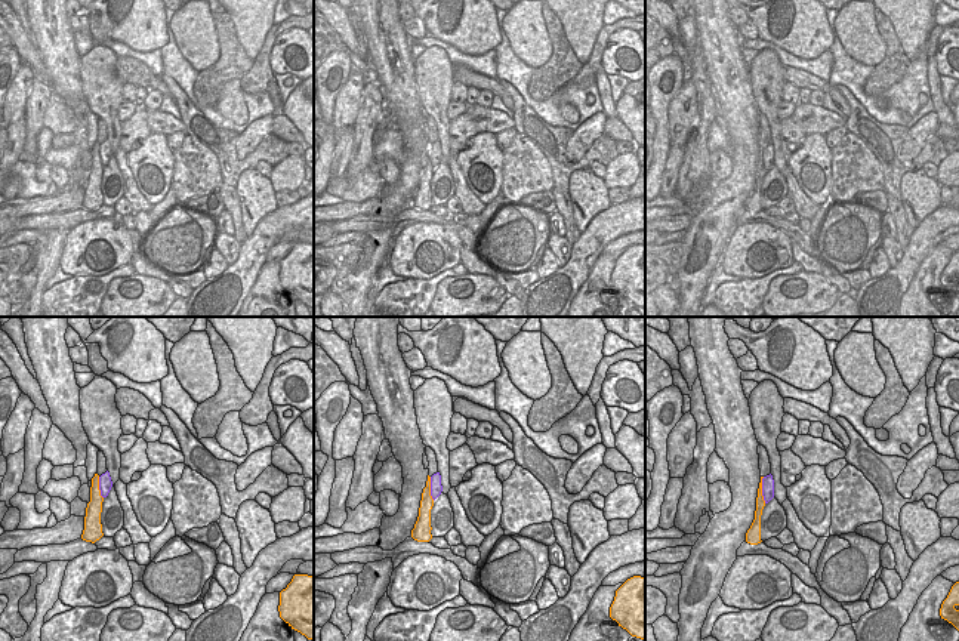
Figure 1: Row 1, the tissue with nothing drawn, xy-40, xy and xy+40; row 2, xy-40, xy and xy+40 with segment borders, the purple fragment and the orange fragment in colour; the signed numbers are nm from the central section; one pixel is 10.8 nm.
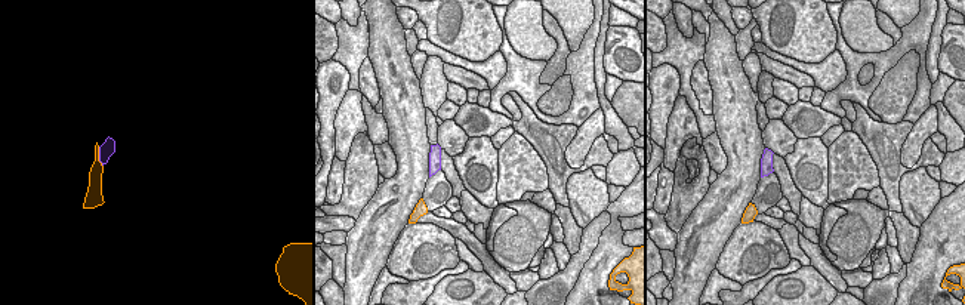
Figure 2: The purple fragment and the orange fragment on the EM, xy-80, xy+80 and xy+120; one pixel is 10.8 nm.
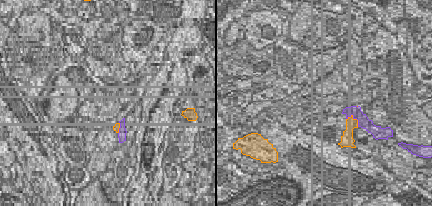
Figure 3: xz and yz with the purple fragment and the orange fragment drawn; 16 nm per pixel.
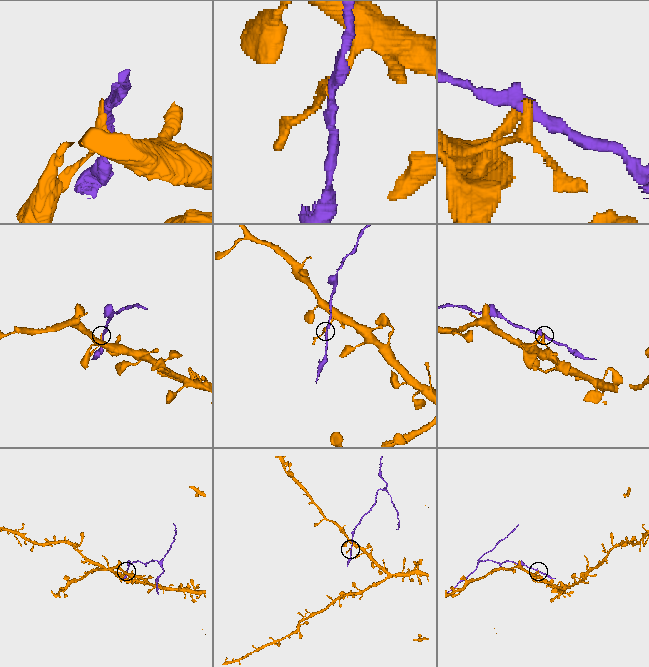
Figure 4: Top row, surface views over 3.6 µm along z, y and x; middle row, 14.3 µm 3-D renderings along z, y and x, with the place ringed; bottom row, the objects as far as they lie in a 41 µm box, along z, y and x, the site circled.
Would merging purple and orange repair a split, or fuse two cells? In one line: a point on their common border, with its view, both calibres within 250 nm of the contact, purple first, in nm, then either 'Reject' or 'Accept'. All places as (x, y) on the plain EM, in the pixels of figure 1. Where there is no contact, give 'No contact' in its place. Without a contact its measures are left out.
Touches purple at xy+40 (762, 159). Thickness 130 nm (purple) against 100 nm. Reject

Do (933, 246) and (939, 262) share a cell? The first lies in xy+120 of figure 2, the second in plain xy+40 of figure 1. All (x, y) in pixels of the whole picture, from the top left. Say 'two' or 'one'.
one

